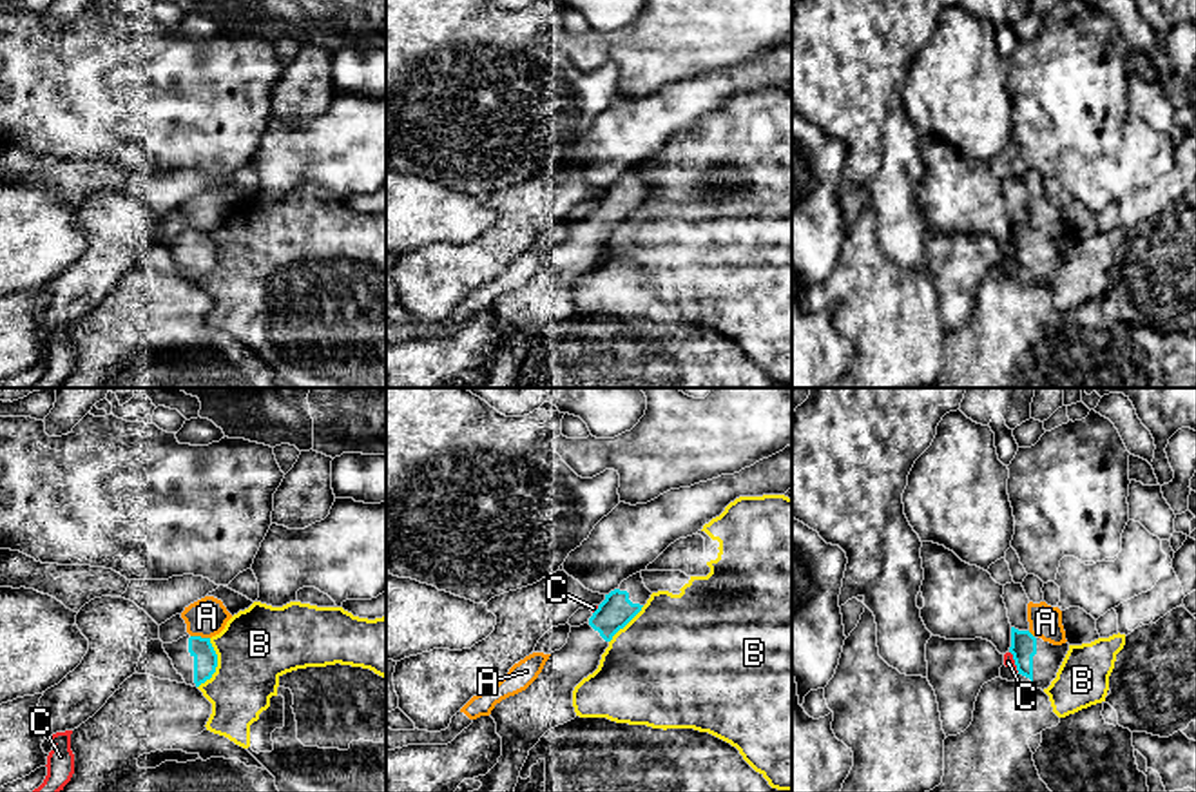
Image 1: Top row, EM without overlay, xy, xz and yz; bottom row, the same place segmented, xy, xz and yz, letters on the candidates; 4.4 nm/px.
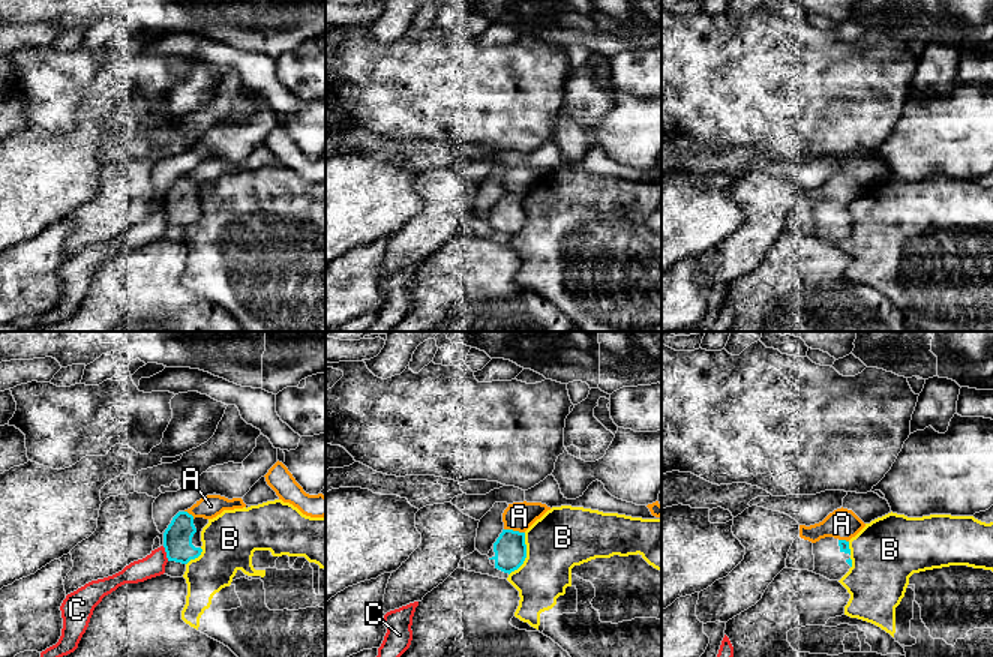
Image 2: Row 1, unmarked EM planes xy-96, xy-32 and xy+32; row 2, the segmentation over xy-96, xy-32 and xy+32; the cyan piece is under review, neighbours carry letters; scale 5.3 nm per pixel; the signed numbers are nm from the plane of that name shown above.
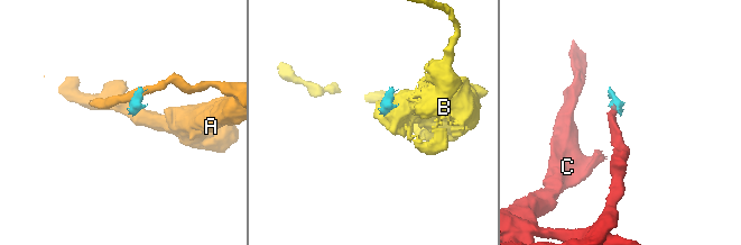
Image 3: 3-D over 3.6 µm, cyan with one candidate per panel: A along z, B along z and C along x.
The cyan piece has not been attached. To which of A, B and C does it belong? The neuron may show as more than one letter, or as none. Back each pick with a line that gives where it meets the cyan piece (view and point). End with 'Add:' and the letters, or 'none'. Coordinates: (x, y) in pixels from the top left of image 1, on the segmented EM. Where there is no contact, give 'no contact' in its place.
Add: none

